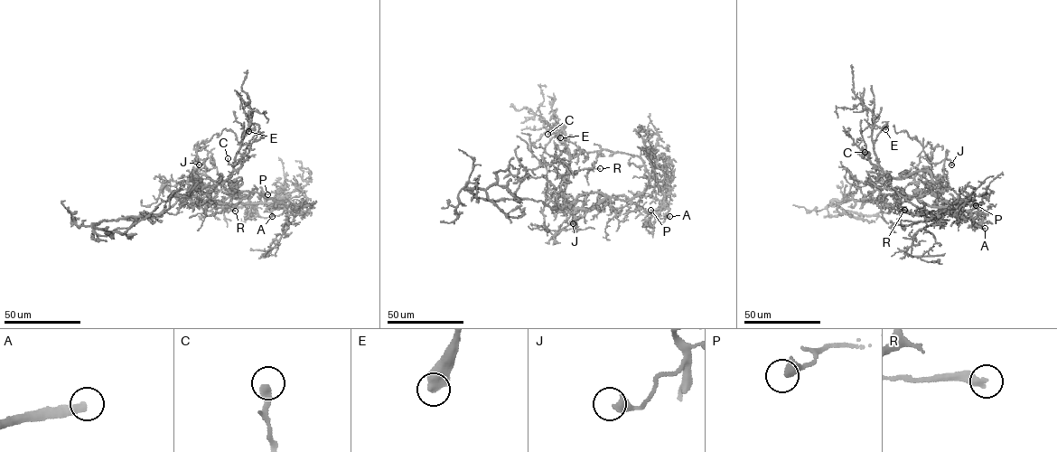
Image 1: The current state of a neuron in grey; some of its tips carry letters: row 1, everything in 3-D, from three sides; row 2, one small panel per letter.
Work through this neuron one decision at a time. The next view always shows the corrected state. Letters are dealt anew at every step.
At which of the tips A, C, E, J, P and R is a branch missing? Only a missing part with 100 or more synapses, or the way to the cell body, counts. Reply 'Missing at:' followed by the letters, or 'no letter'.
Missing at: A

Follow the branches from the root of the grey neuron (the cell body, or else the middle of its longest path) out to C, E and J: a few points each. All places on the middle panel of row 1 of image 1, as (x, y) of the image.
C: (565, 206), (575, 201), (584, 204), (582, 208), (565, 205), (569, 160), (565, 136), (562, 129), (547, 134)
E: (565, 206), (575, 201), (584, 204), (582, 208), (565, 205), (569, 156), (552, 128), (562, 131), (560, 137)
J: (565, 206), (575, 201), (584, 202), (586, 210), (595, 205), (576, 210), (573, 223)

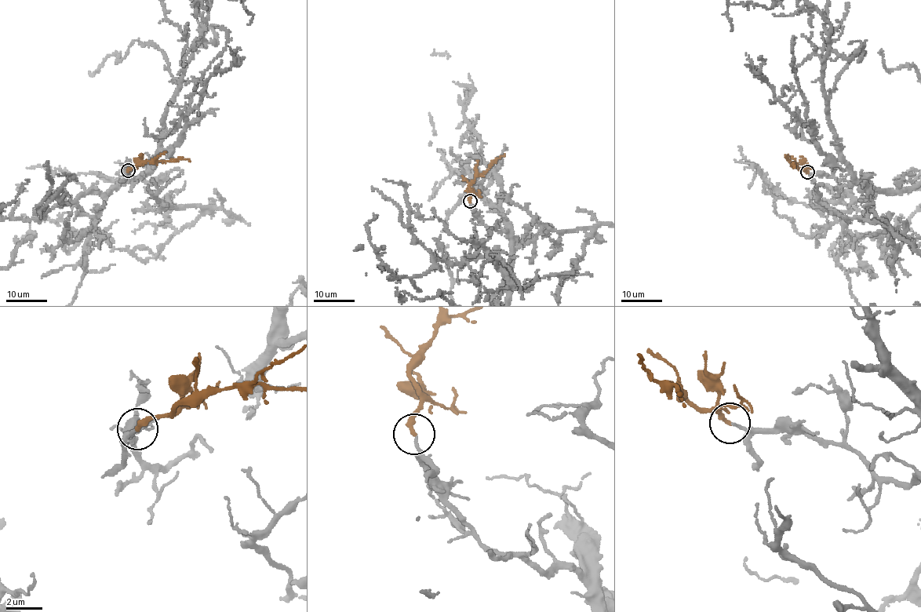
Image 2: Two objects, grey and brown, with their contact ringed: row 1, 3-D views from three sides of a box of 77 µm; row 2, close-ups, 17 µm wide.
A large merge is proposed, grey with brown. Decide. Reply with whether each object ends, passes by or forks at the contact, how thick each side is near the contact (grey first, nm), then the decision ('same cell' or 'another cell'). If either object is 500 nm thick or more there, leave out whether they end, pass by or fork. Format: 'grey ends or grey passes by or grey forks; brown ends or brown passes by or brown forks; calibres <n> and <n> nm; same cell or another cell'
grey ends; brown ends; calibres 120 and 280 nm; same cell

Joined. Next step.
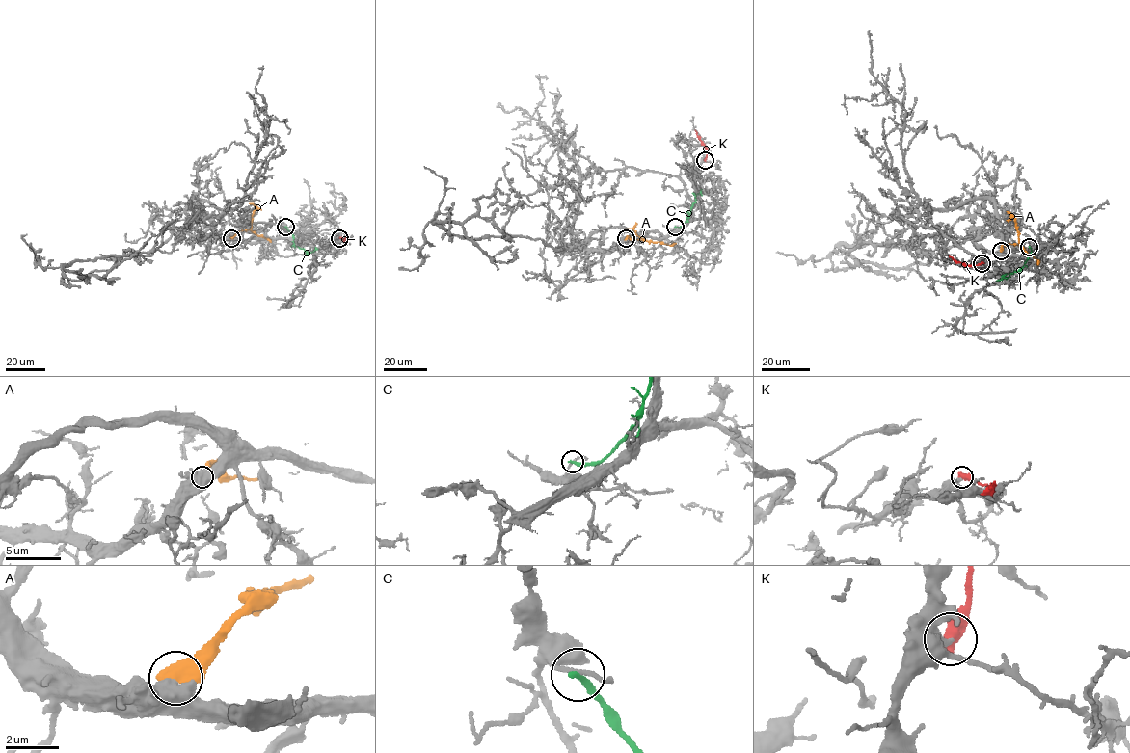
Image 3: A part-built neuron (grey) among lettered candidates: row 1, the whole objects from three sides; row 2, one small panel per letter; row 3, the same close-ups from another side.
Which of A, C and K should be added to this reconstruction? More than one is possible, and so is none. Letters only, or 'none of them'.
none of them

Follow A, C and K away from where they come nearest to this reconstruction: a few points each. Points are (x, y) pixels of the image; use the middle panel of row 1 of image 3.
A: (626, 238), (629, 235), (643, 239), (634, 230), (624, 228)
C: (675, 227), (687, 219), (695, 196), (701, 193)
K: (705, 159), (704, 145), (695, 130)

